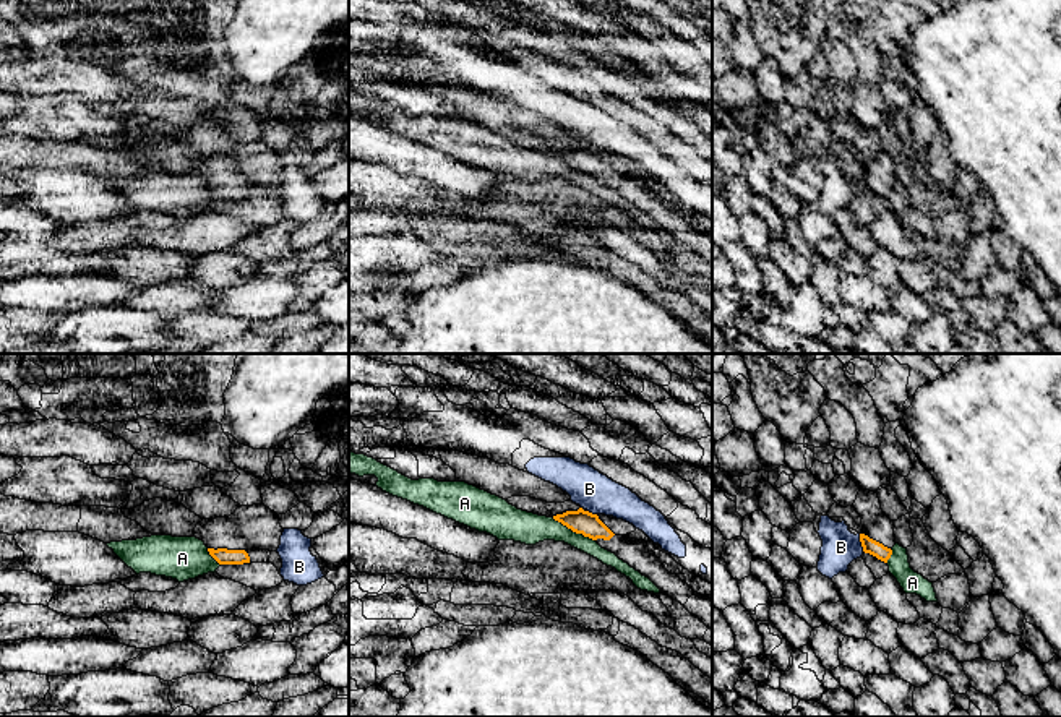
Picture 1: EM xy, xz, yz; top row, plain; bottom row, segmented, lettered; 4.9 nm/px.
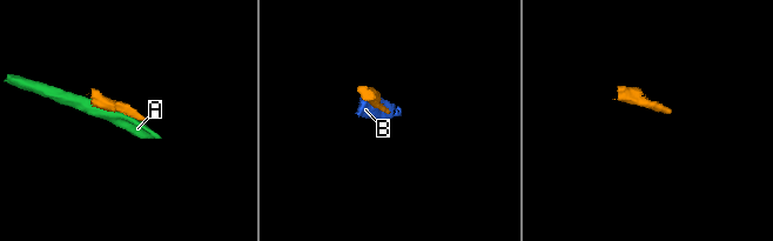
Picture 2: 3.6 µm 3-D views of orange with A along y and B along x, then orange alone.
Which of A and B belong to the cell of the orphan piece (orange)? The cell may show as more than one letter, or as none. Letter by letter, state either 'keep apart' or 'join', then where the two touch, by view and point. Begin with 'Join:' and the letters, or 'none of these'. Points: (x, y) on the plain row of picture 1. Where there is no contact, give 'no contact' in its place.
Join: none of these
A: keep apart | xz (573, 167)
B: keep apart | yz (860, 177)

